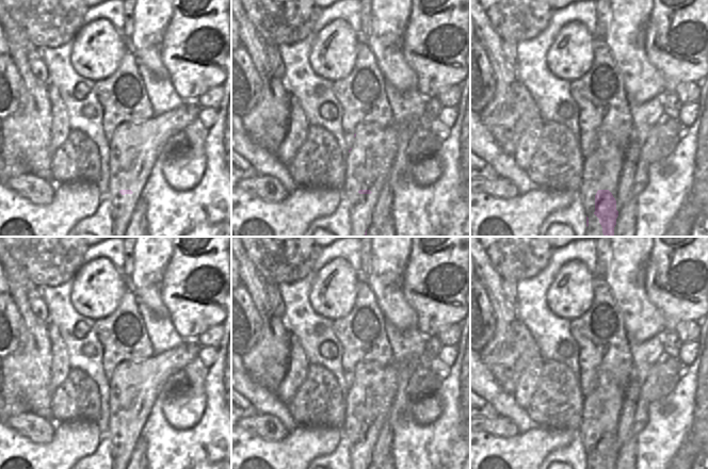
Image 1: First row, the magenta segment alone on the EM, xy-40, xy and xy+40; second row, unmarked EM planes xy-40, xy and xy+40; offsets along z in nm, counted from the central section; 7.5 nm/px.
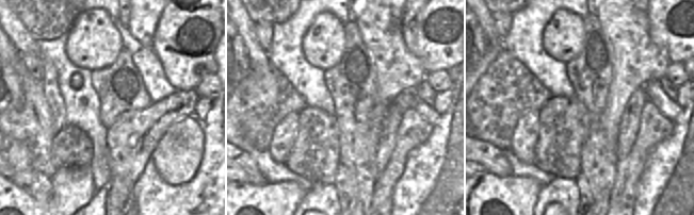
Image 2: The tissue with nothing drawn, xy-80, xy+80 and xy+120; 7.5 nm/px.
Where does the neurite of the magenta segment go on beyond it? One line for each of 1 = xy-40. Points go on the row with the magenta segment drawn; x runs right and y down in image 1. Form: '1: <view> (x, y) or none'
1: none

